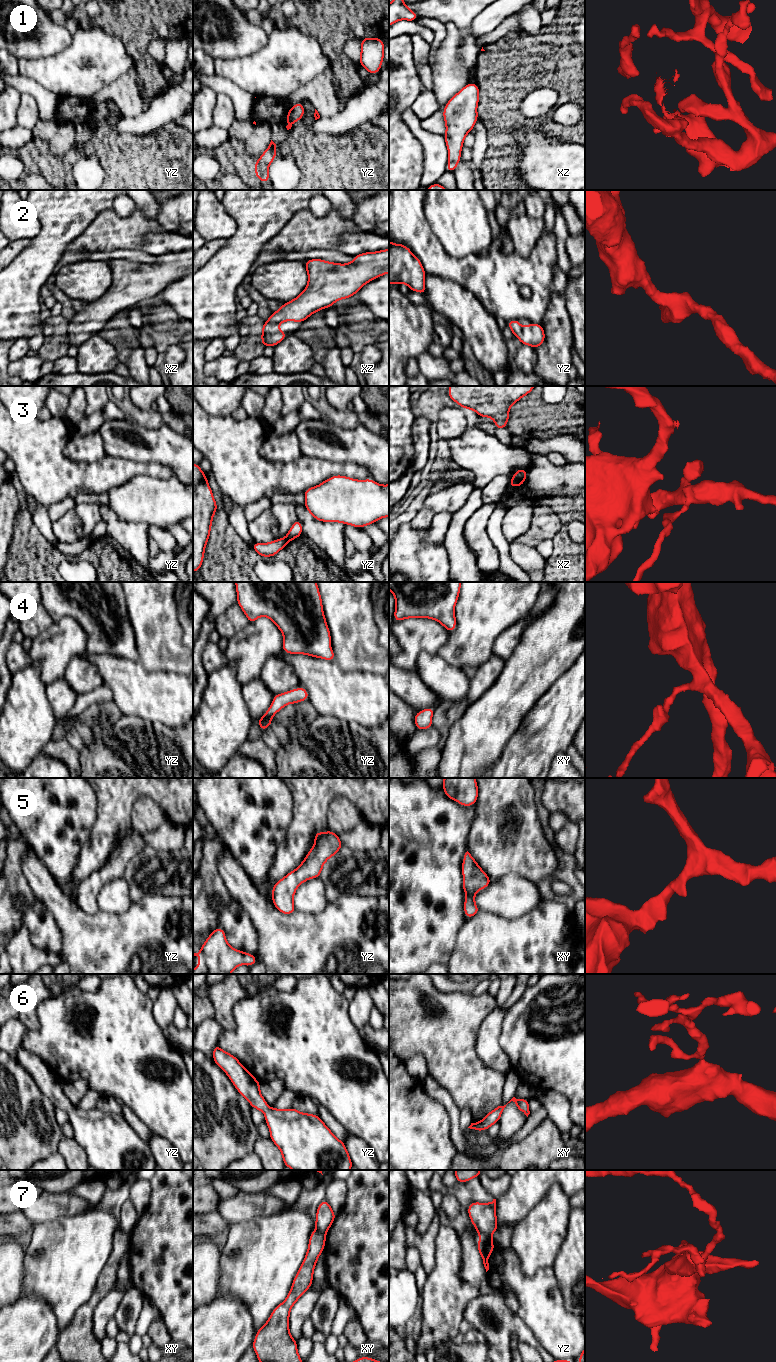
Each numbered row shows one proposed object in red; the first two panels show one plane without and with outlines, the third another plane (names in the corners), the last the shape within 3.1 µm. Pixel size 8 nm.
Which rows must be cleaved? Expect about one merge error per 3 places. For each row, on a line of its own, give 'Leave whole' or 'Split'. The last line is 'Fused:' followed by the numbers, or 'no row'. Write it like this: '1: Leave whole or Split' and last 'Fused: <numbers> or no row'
1: Split
2: Leave whole
3: Split
4: Leave whole
5: Leave whole
6: Leave whole
7: Split
Fused: 1, 3, 7

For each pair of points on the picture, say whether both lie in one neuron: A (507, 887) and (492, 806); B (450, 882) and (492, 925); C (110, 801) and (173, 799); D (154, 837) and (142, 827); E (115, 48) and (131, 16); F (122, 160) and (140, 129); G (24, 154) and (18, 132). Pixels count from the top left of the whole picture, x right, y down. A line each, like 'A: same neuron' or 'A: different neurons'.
A: different neurons
B: different neurons
C: same neuron
D: different neurons
E: different neurons
F: different neurons
G: different neurons

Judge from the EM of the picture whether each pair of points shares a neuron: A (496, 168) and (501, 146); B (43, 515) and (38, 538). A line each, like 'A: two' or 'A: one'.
A: one
B: two

